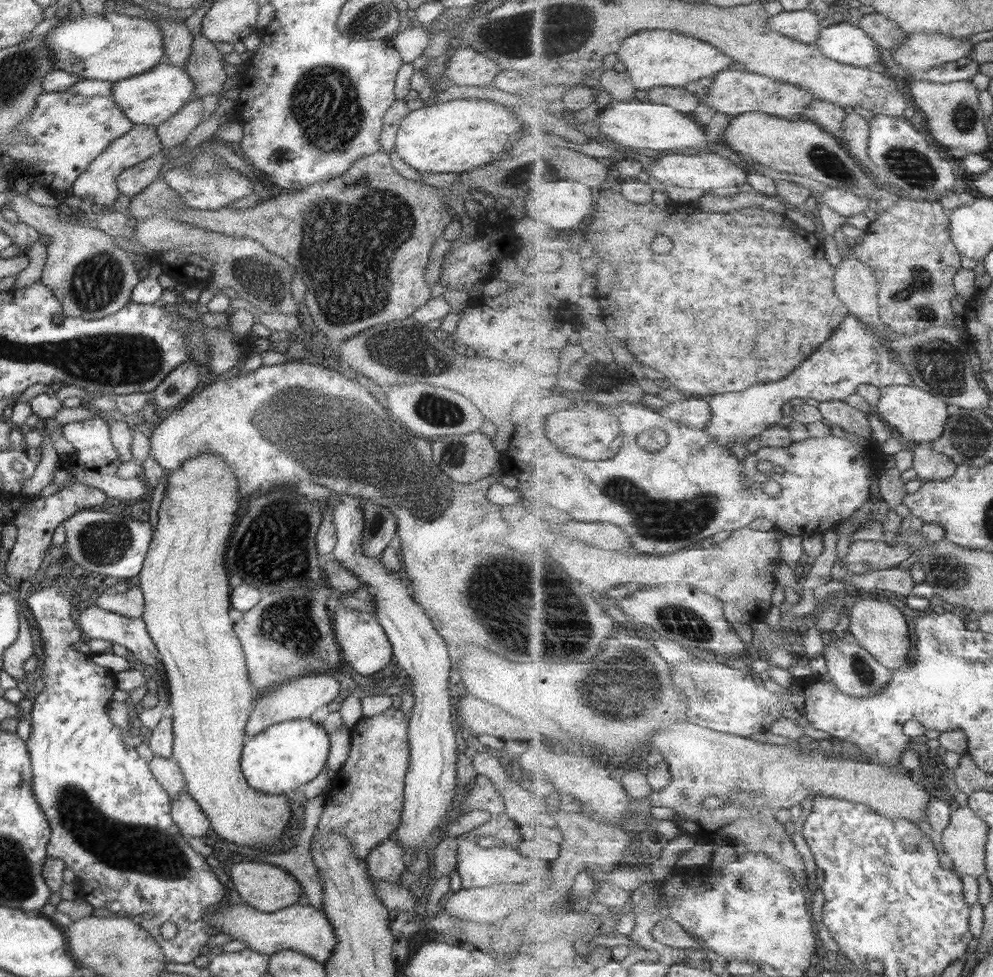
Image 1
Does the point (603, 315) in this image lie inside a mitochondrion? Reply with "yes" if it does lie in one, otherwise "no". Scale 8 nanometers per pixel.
no

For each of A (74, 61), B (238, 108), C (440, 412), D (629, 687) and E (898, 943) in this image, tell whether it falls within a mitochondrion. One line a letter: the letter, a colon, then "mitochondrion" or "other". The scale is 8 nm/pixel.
A: mitochondrion
B: other
C: mitochondrion
D: mitochondrion
E: other

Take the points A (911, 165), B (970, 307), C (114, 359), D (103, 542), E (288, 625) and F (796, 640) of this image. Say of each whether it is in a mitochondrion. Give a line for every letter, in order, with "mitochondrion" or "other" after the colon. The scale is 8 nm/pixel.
A: mitochondrion
B: other
C: mitochondrion
D: mitochondrion
E: mitochondrion
F: other

